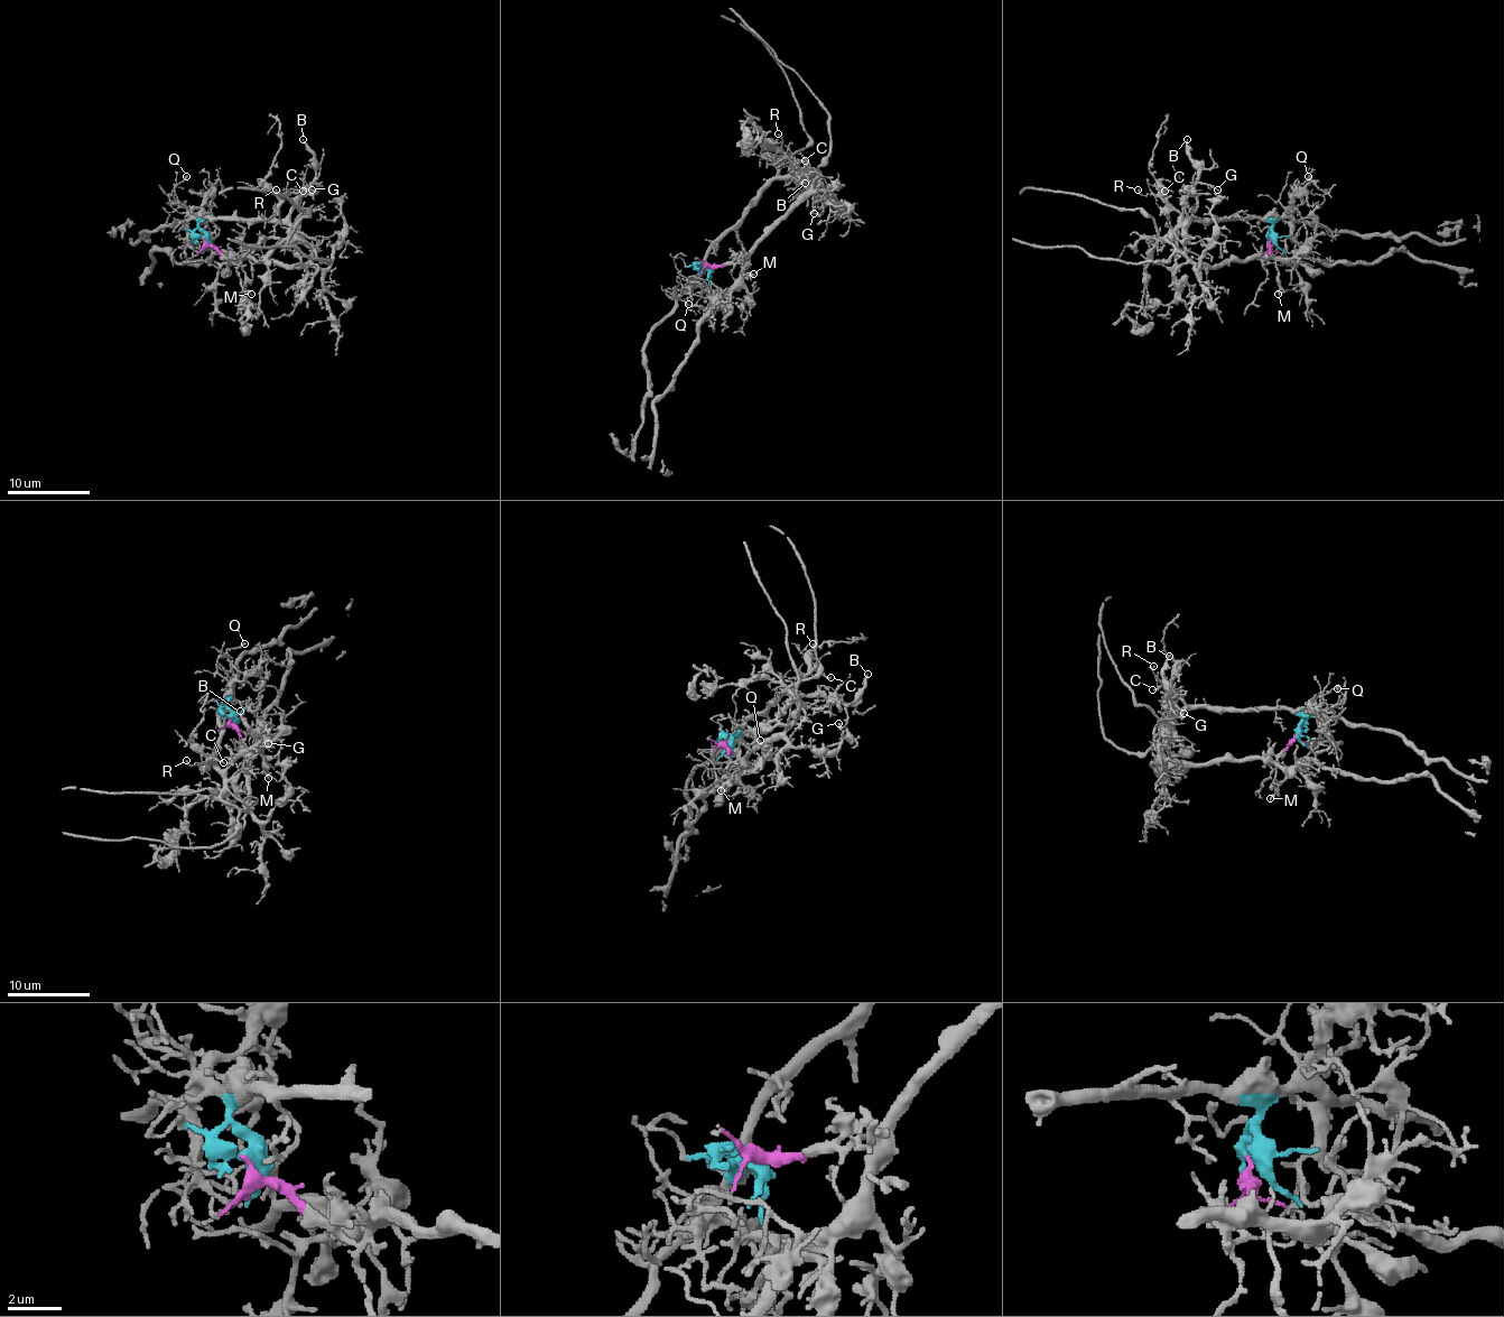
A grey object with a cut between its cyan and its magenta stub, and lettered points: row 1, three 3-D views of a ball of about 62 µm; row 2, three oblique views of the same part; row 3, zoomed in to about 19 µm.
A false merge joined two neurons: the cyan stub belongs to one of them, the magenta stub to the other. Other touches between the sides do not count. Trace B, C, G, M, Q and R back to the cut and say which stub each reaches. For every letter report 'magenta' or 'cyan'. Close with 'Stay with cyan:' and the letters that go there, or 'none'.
B: cyan
C: cyan
G: cyan
M: magenta
Q: cyan
R: cyan
Stay with cyan: B, C, G, Q, R

